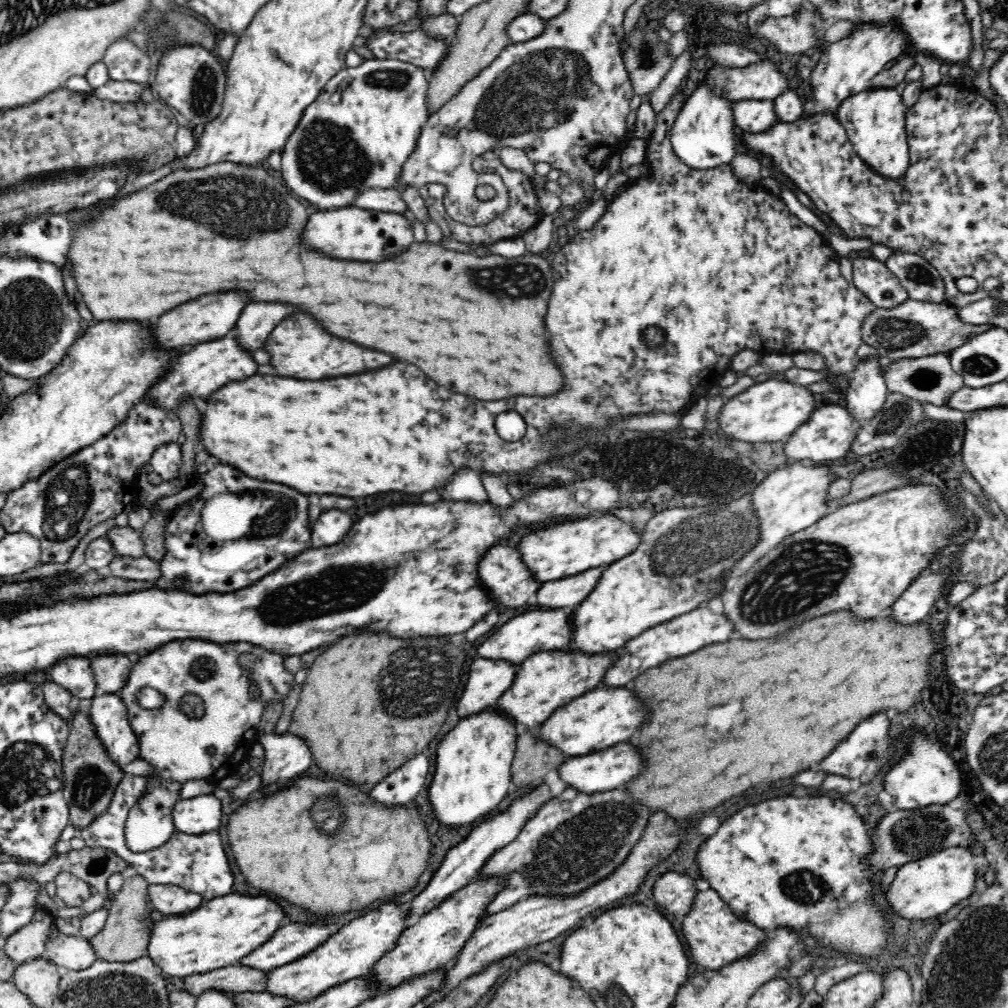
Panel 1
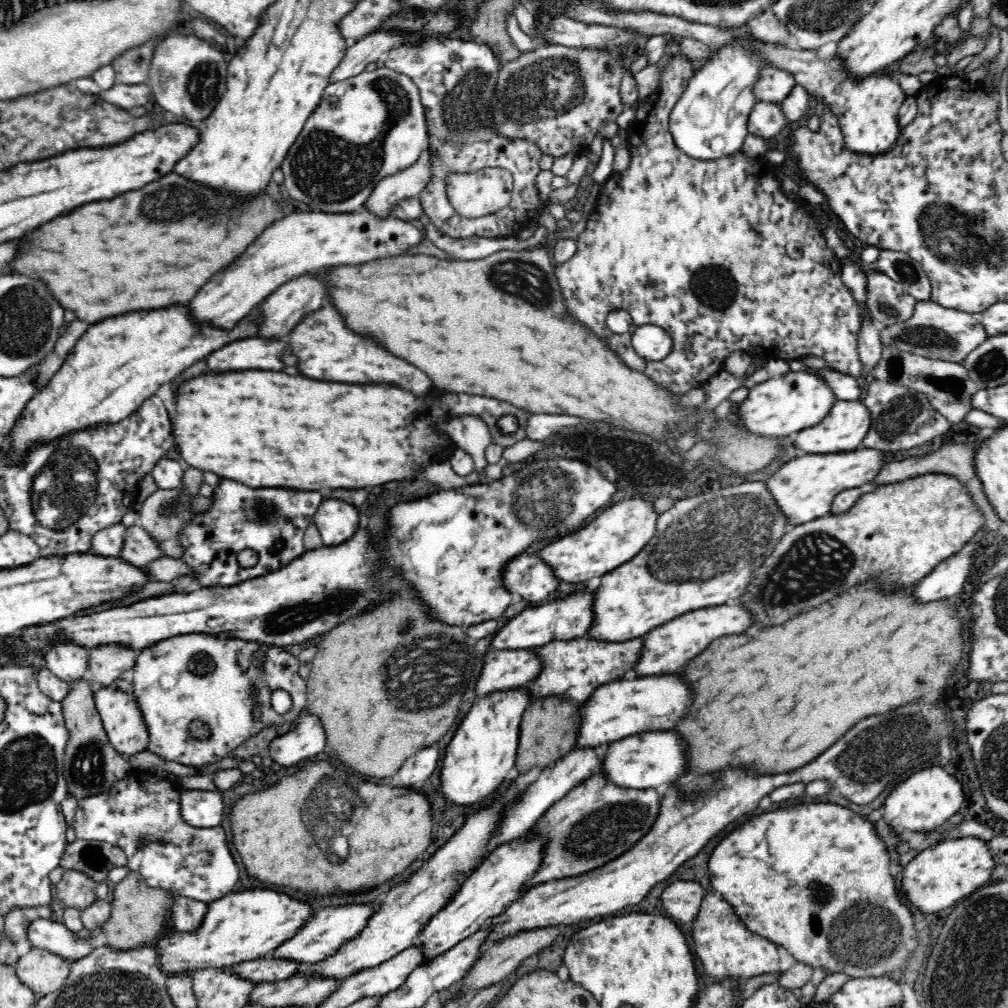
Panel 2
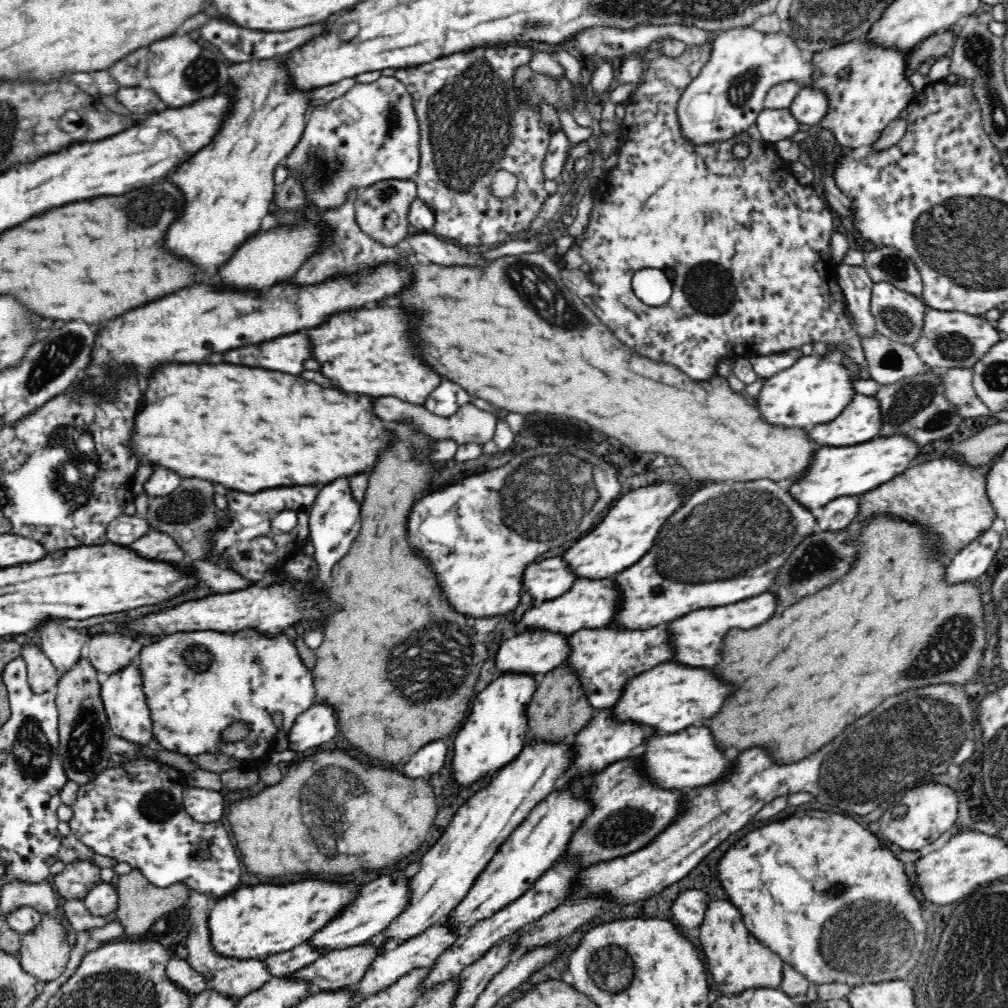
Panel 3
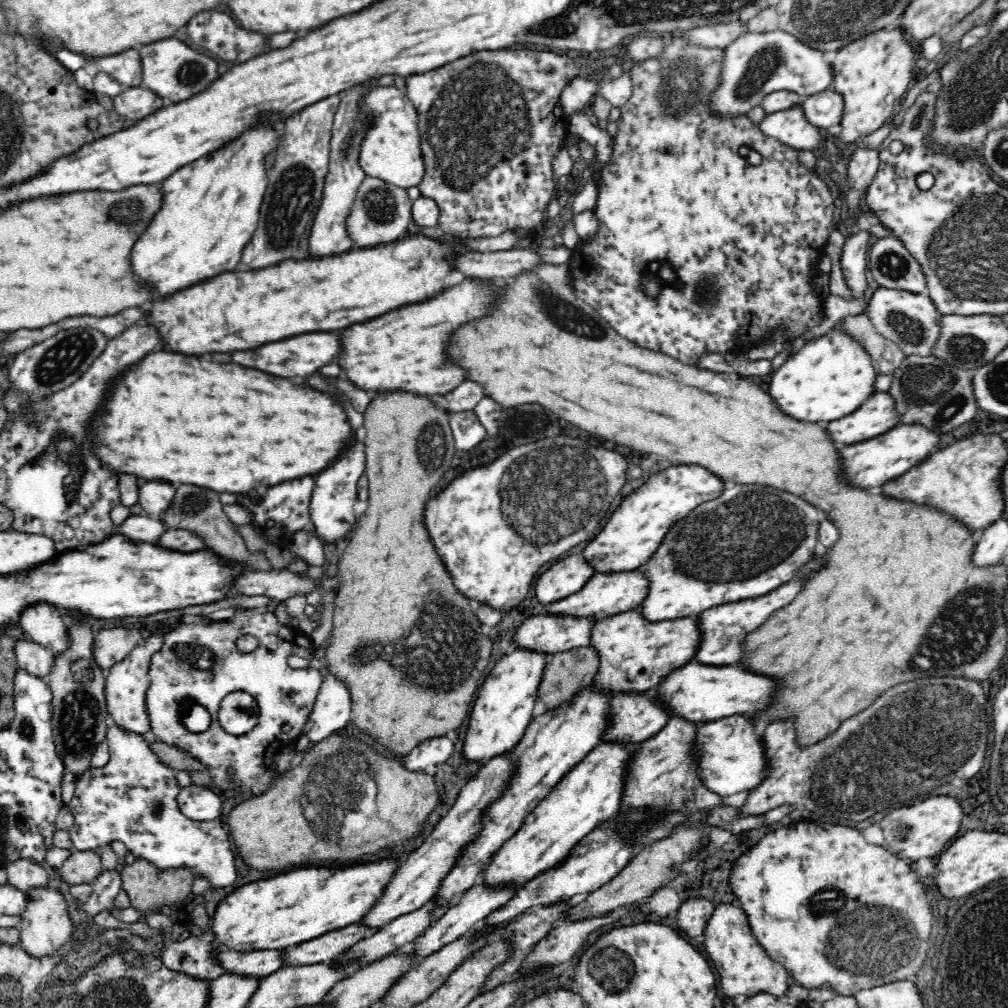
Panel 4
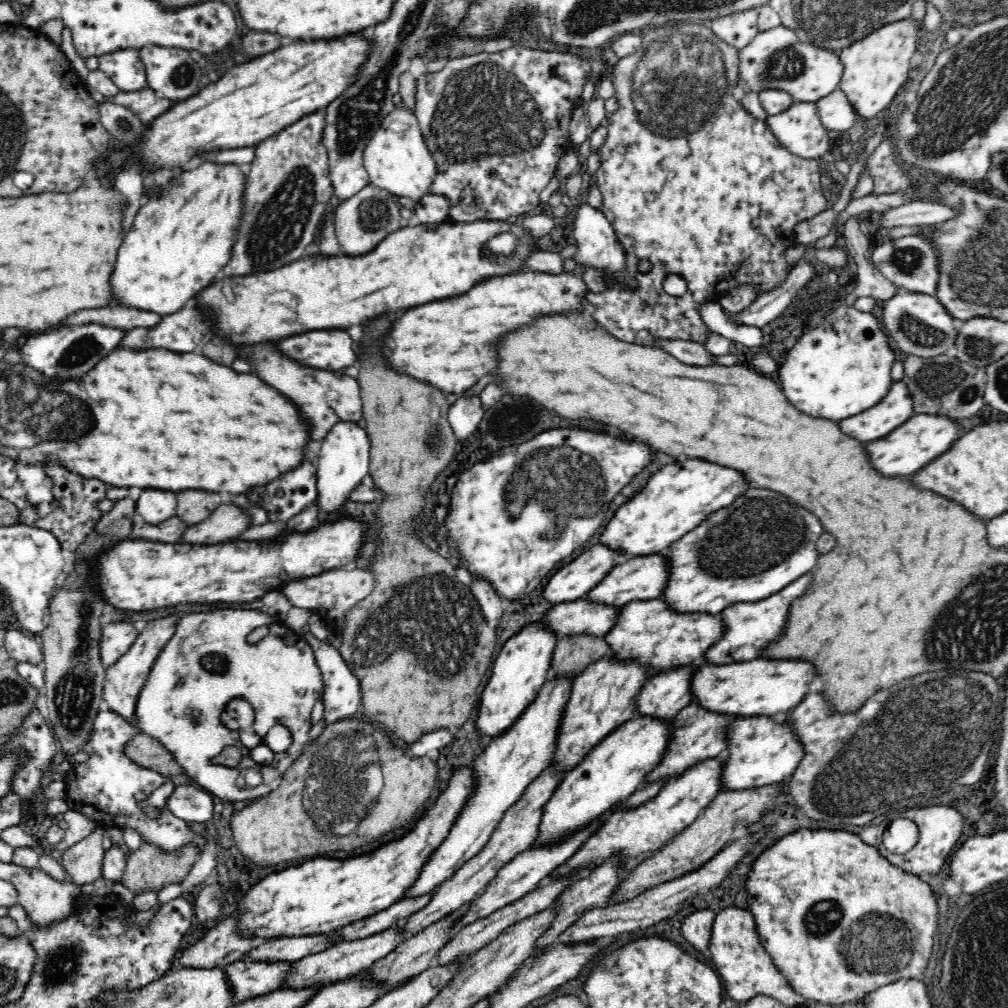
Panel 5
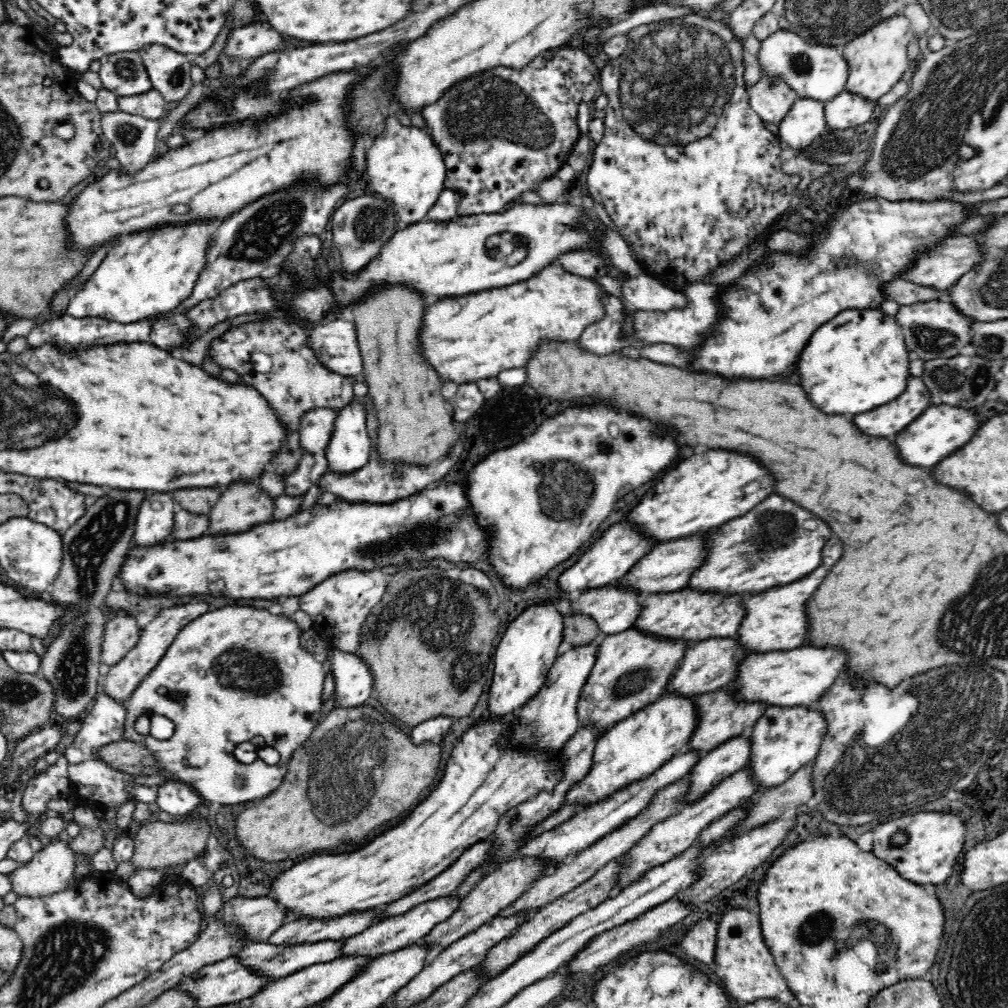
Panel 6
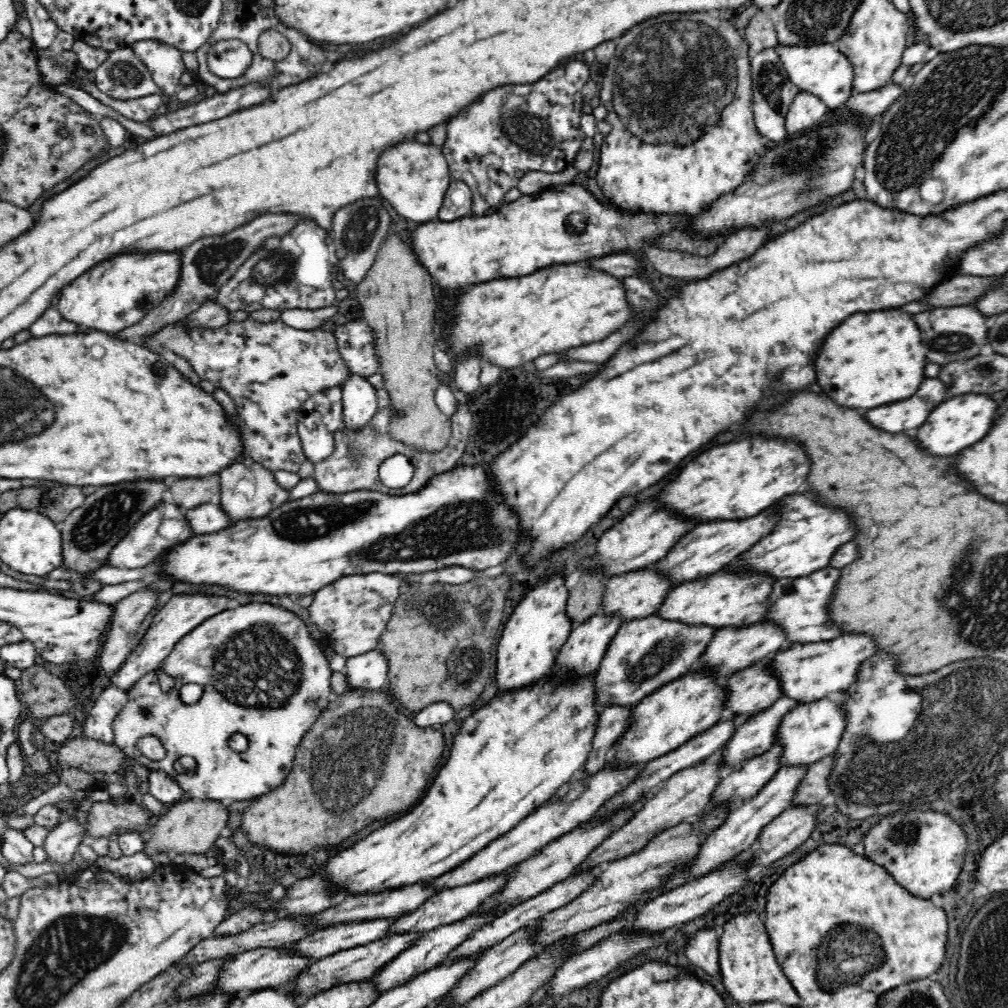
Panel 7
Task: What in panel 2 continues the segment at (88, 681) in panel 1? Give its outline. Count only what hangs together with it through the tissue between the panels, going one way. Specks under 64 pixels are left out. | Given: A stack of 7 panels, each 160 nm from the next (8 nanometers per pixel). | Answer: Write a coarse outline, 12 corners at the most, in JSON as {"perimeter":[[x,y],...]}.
{"perimeter":[[58,642],[46,668],[67,683],[84,678],[89,652]]}

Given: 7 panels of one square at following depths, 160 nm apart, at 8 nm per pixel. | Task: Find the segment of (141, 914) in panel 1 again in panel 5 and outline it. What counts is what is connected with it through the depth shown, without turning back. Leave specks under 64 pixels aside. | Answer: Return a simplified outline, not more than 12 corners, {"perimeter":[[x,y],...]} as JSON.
{"perimeter":[[142,840],[129,852],[120,882],[158,891],[183,882],[196,862],[193,842],[178,850]]}

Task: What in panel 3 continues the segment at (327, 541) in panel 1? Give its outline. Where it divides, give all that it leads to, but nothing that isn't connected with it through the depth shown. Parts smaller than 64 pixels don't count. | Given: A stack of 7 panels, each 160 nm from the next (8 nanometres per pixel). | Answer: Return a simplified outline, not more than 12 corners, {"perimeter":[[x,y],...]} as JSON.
{"perimeter":[[348,478],[318,492],[309,538],[319,567],[314,592],[360,532],[361,503]]}

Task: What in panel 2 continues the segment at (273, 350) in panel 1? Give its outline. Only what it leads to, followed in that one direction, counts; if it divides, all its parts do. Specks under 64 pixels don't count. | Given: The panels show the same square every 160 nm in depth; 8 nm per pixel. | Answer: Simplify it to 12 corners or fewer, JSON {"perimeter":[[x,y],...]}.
{"perimeter":[[328,304],[290,334],[308,378],[388,382],[426,396],[432,380]]}

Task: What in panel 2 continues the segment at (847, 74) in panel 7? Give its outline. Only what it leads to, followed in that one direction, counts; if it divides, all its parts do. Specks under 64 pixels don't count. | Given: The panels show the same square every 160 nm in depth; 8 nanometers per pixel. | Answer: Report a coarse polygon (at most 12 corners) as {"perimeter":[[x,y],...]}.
{"perimeter":[[750,30],[714,49],[669,114],[686,155],[741,150],[765,68]]}

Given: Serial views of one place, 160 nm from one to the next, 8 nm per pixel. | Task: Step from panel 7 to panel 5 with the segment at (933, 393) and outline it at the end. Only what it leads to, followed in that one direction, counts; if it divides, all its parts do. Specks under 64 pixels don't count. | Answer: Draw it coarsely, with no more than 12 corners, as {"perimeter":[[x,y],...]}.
{"perimeter":[[903,380],[874,408],[840,422],[844,434],[872,442],[914,414]]}

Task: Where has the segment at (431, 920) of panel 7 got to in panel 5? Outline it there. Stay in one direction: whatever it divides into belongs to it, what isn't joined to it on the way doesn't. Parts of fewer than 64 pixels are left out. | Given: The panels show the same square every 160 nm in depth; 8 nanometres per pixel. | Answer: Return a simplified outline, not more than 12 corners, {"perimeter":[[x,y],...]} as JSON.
{"perimeter":[[396,925],[305,956],[284,986],[324,987],[368,970],[410,937]]}

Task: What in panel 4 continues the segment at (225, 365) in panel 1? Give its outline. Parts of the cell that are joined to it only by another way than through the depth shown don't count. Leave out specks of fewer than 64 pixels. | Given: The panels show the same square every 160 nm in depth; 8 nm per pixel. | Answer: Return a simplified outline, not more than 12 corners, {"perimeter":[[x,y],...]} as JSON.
{"perimeter":[[312,332],[232,362],[276,376],[308,376],[340,354],[340,336]]}

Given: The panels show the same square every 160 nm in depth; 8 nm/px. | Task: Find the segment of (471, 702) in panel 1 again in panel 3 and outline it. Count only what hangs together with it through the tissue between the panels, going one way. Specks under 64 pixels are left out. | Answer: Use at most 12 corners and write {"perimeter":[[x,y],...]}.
{"perimeter":[[526,628],[501,641],[500,672],[544,674],[571,653],[570,635]]}

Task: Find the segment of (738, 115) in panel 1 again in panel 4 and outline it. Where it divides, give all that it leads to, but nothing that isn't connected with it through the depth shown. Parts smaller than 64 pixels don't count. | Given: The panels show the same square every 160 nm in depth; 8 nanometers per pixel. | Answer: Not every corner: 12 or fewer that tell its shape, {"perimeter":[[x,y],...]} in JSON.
{"perimeter":[[801,105],[766,114],[758,125],[791,149],[813,151],[824,131]]}

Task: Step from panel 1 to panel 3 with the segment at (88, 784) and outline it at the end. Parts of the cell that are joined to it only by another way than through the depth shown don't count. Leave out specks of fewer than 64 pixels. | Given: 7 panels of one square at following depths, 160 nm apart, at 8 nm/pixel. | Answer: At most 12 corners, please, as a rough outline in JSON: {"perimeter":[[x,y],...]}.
{"perimeter":[[59,674],[58,757],[86,784],[113,764],[100,674]]}

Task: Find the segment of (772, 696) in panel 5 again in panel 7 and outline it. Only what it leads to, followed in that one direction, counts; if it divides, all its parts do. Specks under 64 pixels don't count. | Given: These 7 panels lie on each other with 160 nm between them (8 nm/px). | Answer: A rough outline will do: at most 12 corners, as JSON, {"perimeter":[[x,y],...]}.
{"perimeter":[[866,634],[793,644],[772,661],[800,703],[841,695],[878,654]]}

